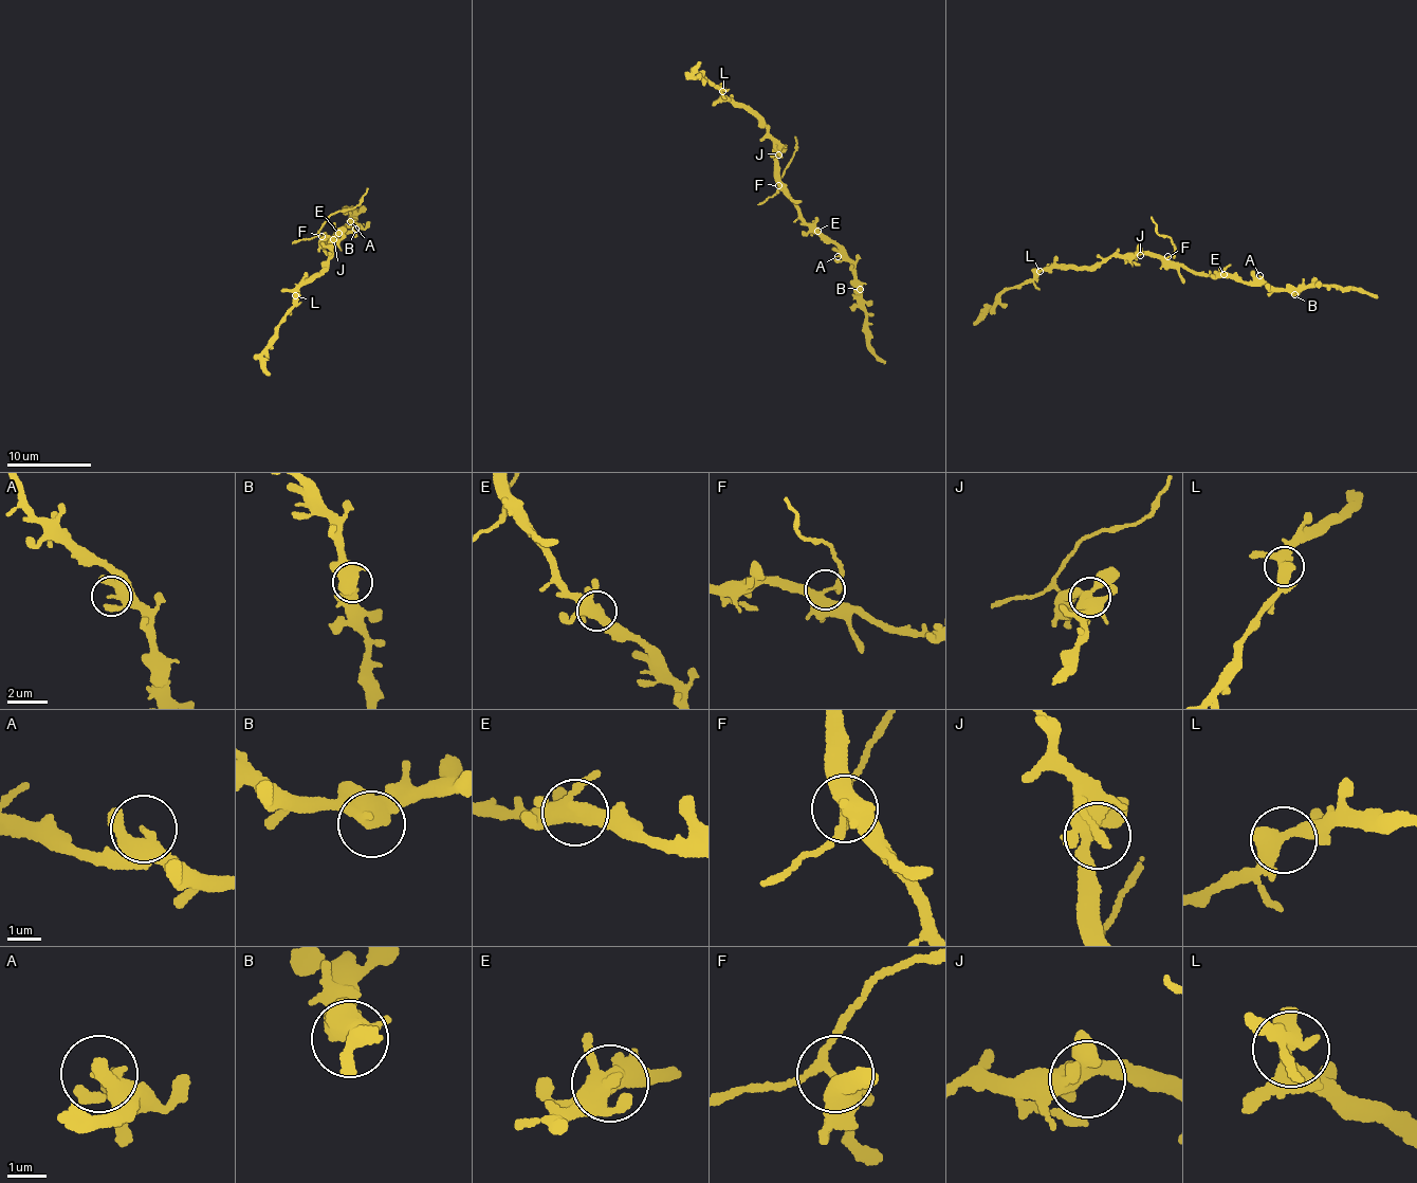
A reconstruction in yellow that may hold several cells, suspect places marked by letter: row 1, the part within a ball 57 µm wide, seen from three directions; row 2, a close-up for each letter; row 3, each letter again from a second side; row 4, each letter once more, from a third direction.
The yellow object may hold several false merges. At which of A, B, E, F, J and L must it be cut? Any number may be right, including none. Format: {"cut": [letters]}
{"cut": ["F"]}

